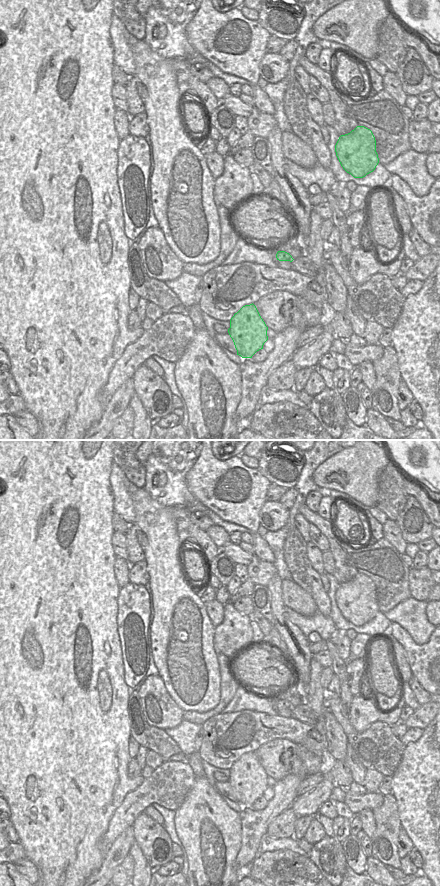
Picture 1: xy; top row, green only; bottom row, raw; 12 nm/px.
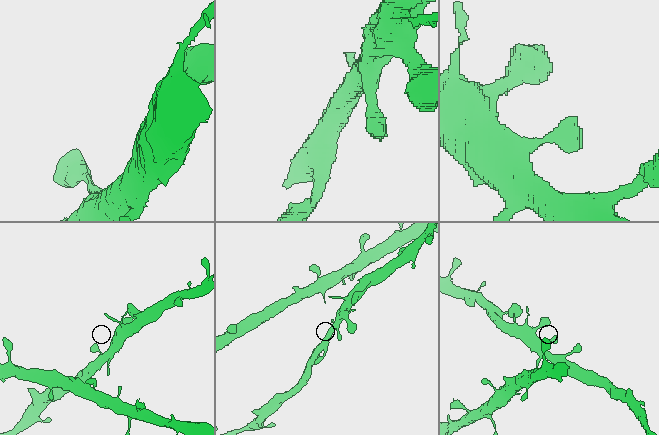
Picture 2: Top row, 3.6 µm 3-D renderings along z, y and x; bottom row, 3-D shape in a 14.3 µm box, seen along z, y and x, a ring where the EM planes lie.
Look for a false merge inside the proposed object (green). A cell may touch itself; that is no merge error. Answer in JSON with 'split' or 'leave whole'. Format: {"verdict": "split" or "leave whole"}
{"verdict": "leave whole"}

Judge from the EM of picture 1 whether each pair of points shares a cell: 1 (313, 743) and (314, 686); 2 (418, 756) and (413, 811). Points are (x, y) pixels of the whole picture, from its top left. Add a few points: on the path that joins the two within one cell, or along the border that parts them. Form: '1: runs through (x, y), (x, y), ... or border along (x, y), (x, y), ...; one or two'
1: runs through (319, 729), (319, 706), (315, 700); one
2: runs through (418, 770), (418, 797); one

